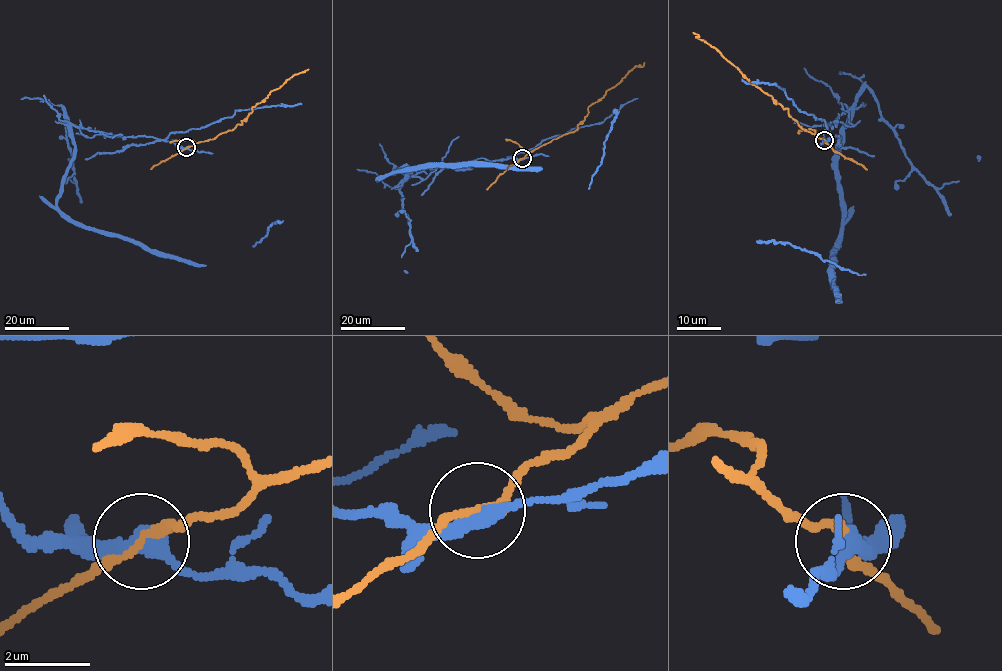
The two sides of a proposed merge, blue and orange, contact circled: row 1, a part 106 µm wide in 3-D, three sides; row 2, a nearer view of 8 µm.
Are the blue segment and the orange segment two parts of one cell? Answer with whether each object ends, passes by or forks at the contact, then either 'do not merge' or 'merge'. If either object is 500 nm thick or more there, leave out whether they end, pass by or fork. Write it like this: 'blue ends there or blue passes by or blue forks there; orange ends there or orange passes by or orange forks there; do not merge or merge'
blue passes by; orange passes by; do not merge

